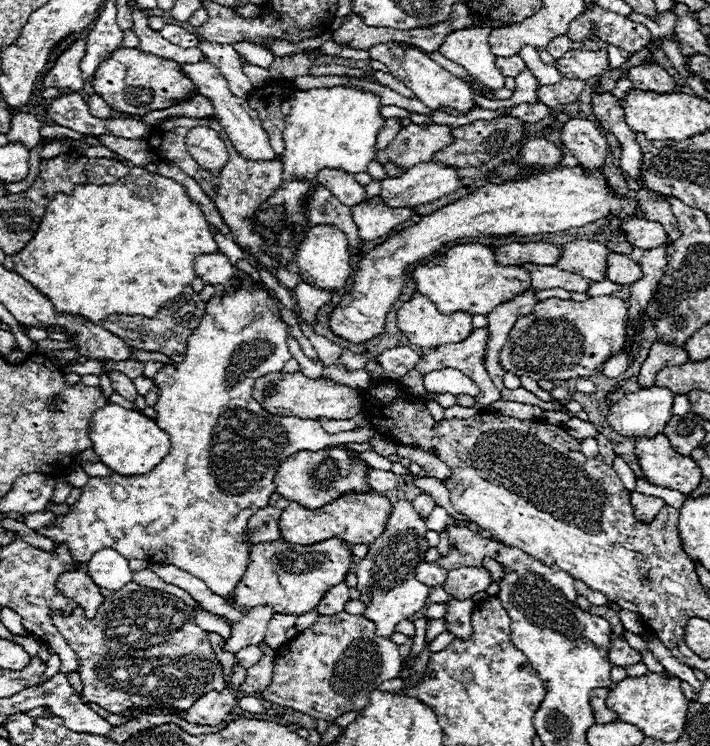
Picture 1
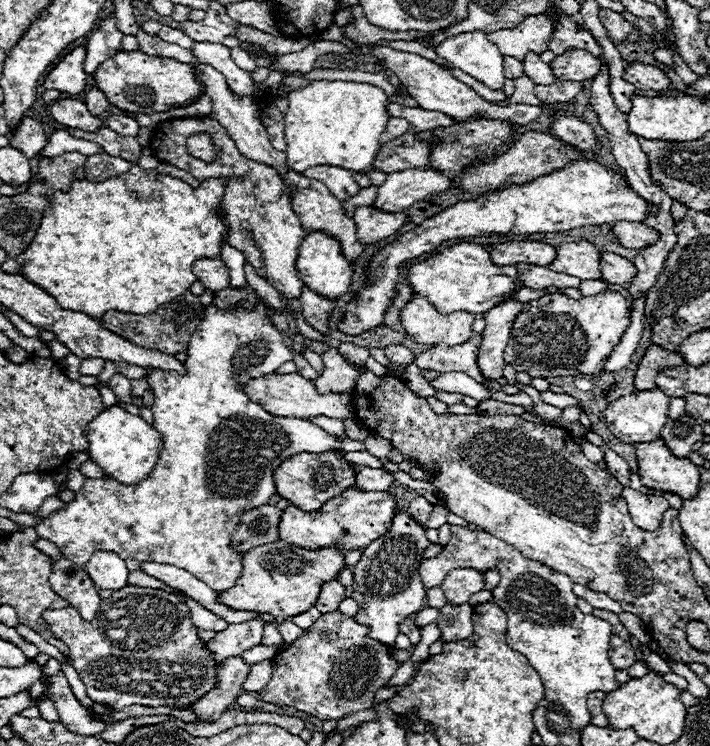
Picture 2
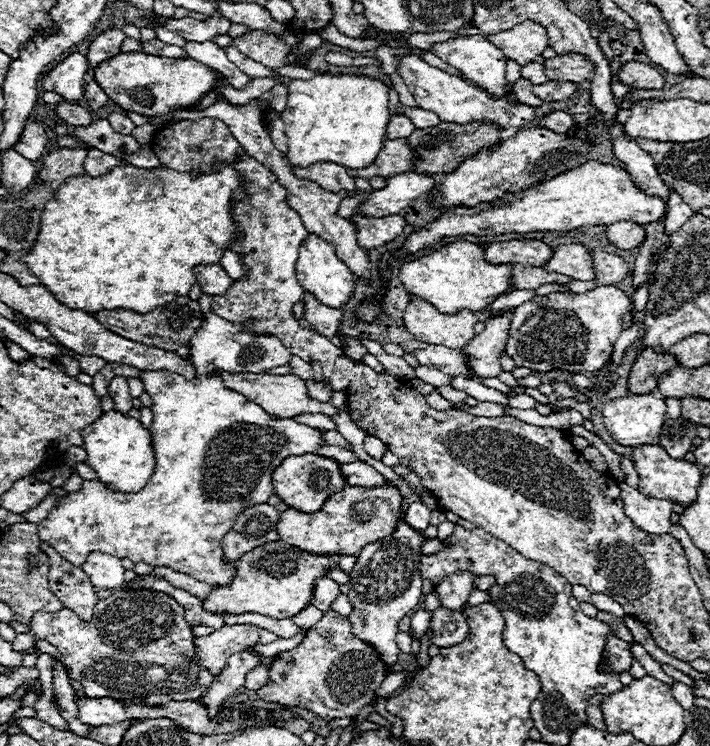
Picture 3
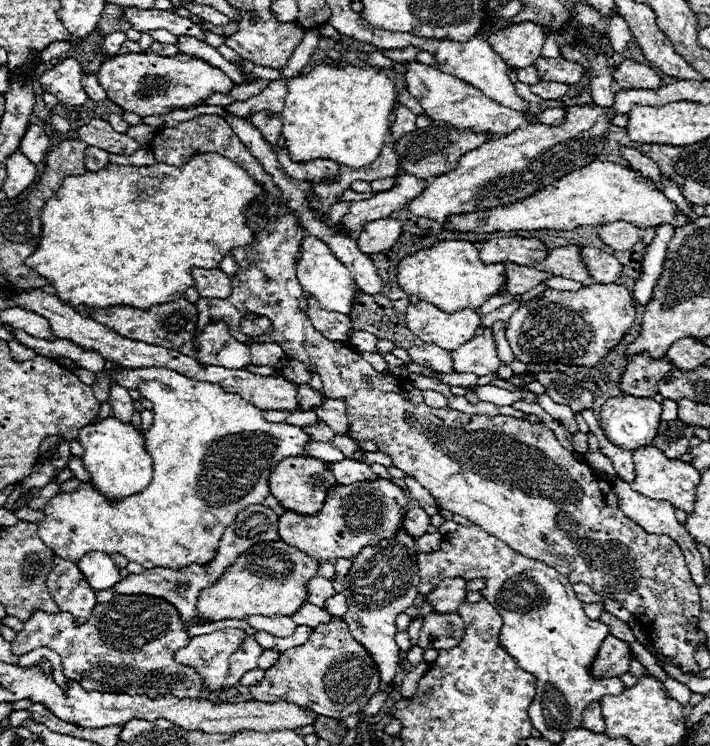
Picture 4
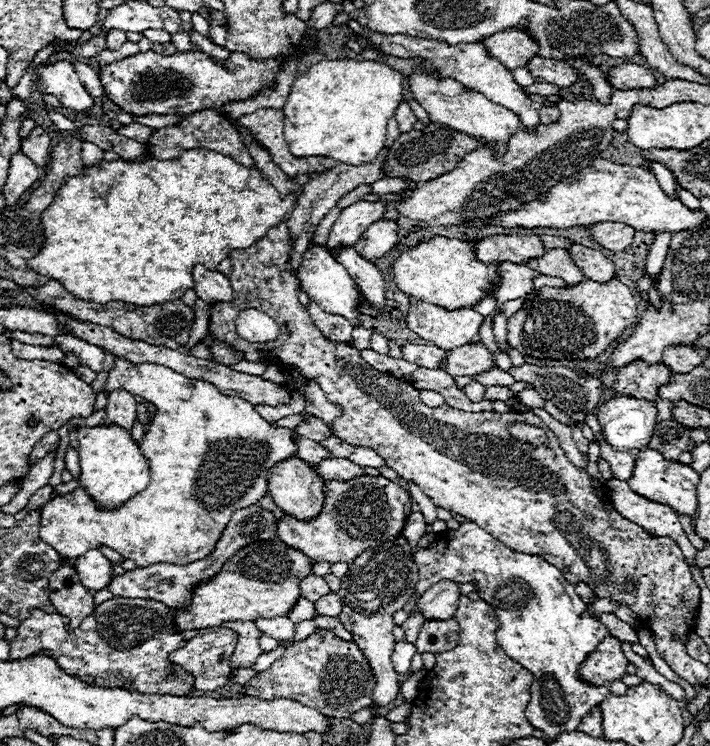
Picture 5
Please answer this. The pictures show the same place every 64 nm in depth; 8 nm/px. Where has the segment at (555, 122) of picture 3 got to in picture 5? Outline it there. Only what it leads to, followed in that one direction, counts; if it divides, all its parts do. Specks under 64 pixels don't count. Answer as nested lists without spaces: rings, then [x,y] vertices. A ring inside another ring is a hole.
[[[542,106],[538,112],[540,112],[540,122],[542,124],[556,122],[558,120],[558,114],[560,114],[560,110],[556,106]]]

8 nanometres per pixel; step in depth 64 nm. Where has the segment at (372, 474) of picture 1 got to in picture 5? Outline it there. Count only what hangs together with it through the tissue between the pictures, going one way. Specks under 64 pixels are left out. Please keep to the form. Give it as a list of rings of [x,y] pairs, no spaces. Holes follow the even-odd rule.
[[[326,458],[322,462],[316,464],[318,476],[328,482],[328,480],[346,480],[346,478],[356,478],[358,474],[364,474],[360,466],[356,466],[354,462],[346,460],[346,458]]]

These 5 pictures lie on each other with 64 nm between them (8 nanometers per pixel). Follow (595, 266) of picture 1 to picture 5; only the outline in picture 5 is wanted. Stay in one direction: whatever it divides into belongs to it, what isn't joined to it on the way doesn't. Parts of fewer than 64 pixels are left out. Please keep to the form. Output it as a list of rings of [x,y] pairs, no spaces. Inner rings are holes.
[[[564,248],[548,250],[544,256],[526,262],[526,266],[540,274],[546,274],[552,278],[562,278],[568,284],[578,284],[578,282],[586,280],[582,270],[578,270],[578,266],[572,262],[572,258],[568,256],[568,252]]]

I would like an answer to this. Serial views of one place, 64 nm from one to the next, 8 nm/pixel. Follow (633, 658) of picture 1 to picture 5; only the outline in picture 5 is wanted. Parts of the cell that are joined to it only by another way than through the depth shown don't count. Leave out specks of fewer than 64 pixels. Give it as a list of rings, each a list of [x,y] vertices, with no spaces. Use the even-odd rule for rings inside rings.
[[[606,636],[600,646],[584,658],[578,668],[578,676],[592,686],[602,686],[604,682],[622,678],[626,674],[626,666],[628,660],[620,650],[620,640]]]

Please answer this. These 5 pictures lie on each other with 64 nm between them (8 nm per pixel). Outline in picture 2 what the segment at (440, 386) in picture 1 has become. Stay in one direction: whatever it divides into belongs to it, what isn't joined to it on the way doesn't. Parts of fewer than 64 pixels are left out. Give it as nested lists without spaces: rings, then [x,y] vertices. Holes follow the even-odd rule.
[[[446,372],[446,374],[440,374],[440,378],[434,380],[434,382],[430,382],[430,384],[436,390],[460,392],[460,394],[466,394],[466,396],[474,396],[478,402],[490,398],[490,390],[486,386],[482,386],[480,382],[472,380],[470,376],[466,376],[462,372]]]

